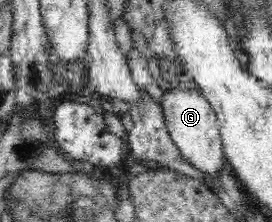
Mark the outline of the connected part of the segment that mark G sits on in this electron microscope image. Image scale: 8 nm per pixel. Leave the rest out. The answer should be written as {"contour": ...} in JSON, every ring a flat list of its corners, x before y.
{"contour":[[170,86,168,90,163,91,161,105,165,123,176,147,192,165,196,165,204,173,210,173,215,185,215,176,219,168,226,164,226,160,218,117,212,105,203,97,200,90,188,90,178,86]]}

